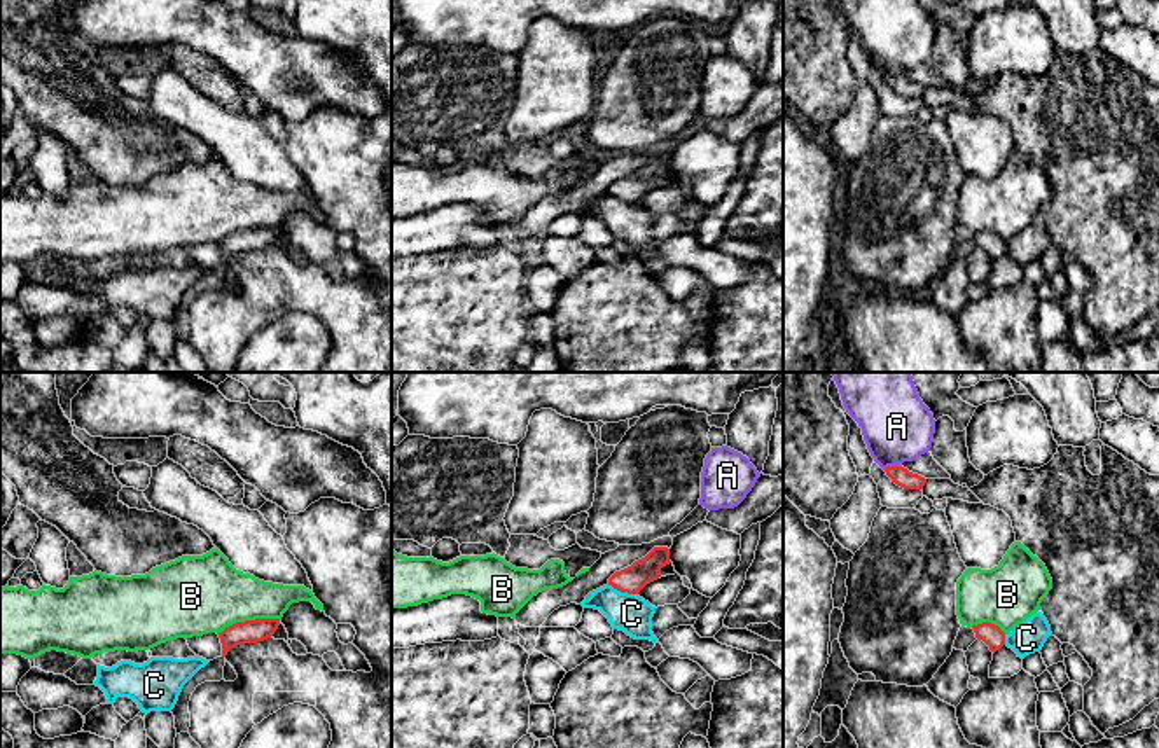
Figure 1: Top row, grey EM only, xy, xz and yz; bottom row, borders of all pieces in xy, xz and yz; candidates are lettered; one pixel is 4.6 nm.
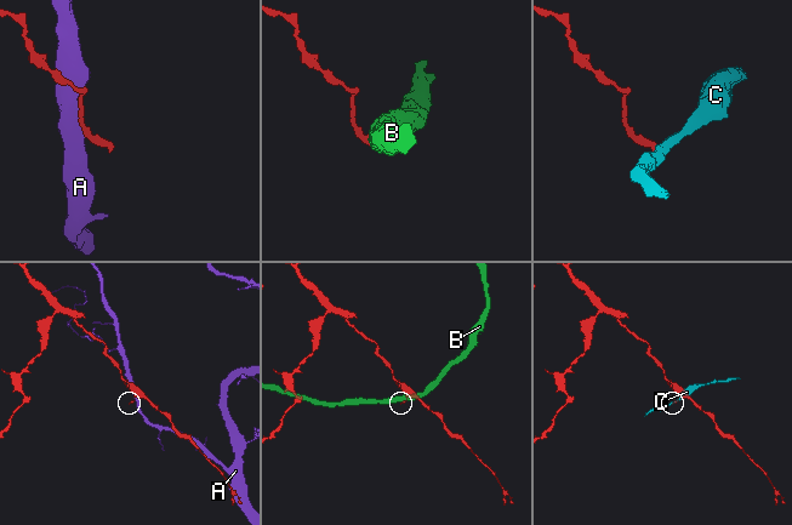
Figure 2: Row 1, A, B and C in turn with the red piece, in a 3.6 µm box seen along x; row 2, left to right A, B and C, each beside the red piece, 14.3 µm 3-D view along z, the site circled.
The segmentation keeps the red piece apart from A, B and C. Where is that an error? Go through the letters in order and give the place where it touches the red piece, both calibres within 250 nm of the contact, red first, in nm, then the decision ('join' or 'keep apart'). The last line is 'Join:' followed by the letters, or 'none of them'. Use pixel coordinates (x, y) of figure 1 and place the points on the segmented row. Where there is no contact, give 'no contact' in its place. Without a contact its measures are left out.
A: meets red in yz at (892, 467); 90 nm thick on the red side, 320 nm on the other; keep apart
B: meets red in xy at (249, 621); 110 nm thick on the red side, 360 nm on the other; keep apart
C: meets red in xz at (621, 591); 120 nm thick on the red side, 180 nm on the other; keep apart
Join: none of them

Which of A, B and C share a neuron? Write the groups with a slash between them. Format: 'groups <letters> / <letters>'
groups A / B / C

